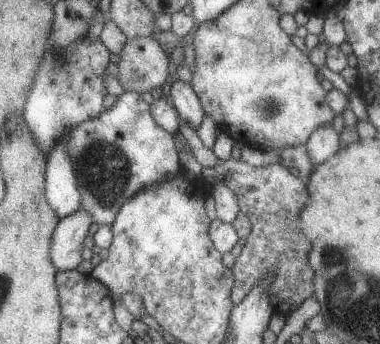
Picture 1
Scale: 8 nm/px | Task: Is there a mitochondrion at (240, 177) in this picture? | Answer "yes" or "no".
no

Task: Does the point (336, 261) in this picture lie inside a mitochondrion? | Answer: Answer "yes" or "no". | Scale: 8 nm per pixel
yes

